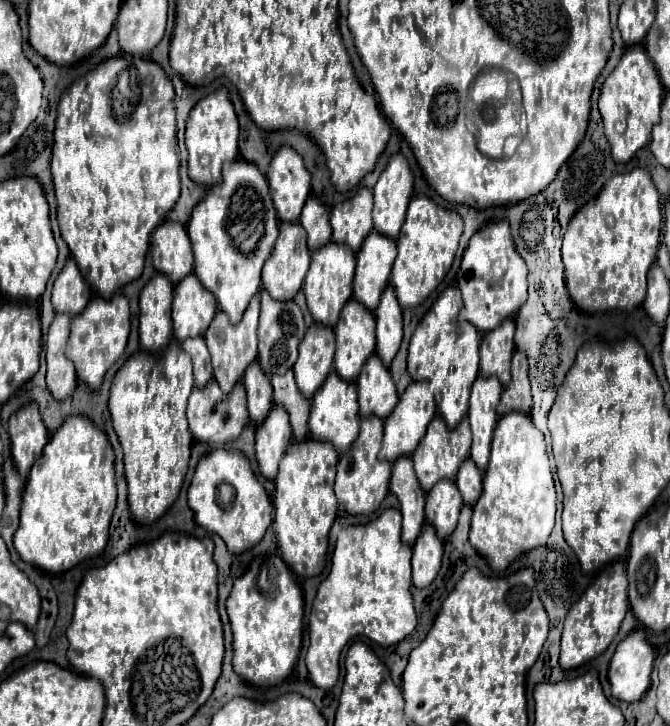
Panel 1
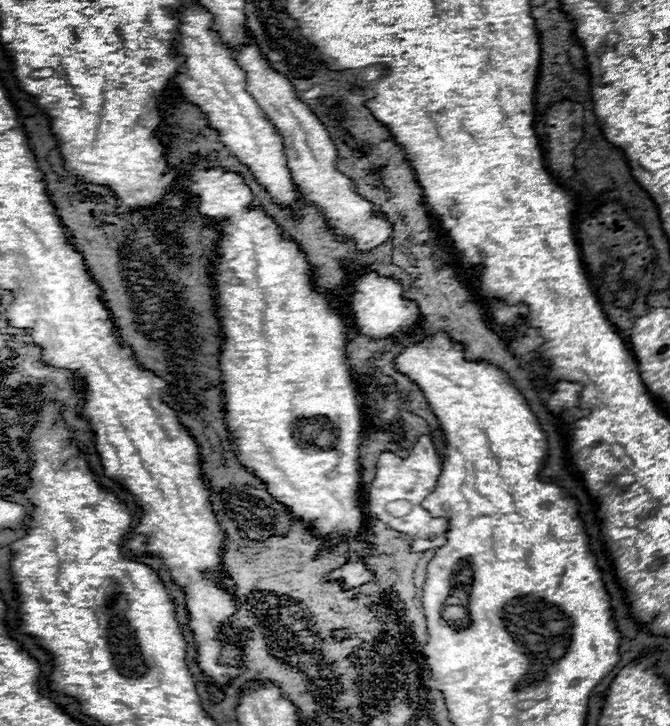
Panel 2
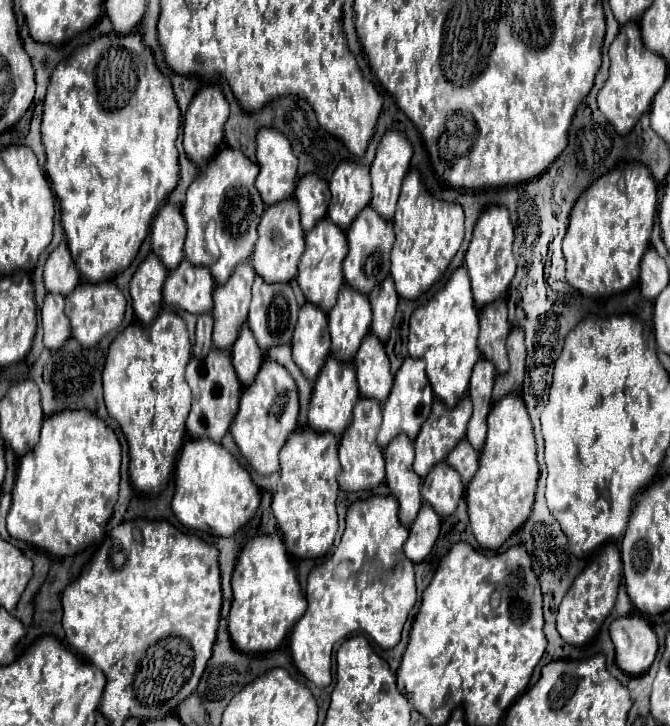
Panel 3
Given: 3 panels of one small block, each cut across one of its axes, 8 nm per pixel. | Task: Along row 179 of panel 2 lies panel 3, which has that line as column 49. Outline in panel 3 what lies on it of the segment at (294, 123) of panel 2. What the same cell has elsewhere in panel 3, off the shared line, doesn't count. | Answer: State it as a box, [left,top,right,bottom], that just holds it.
[42,294,70,350]

